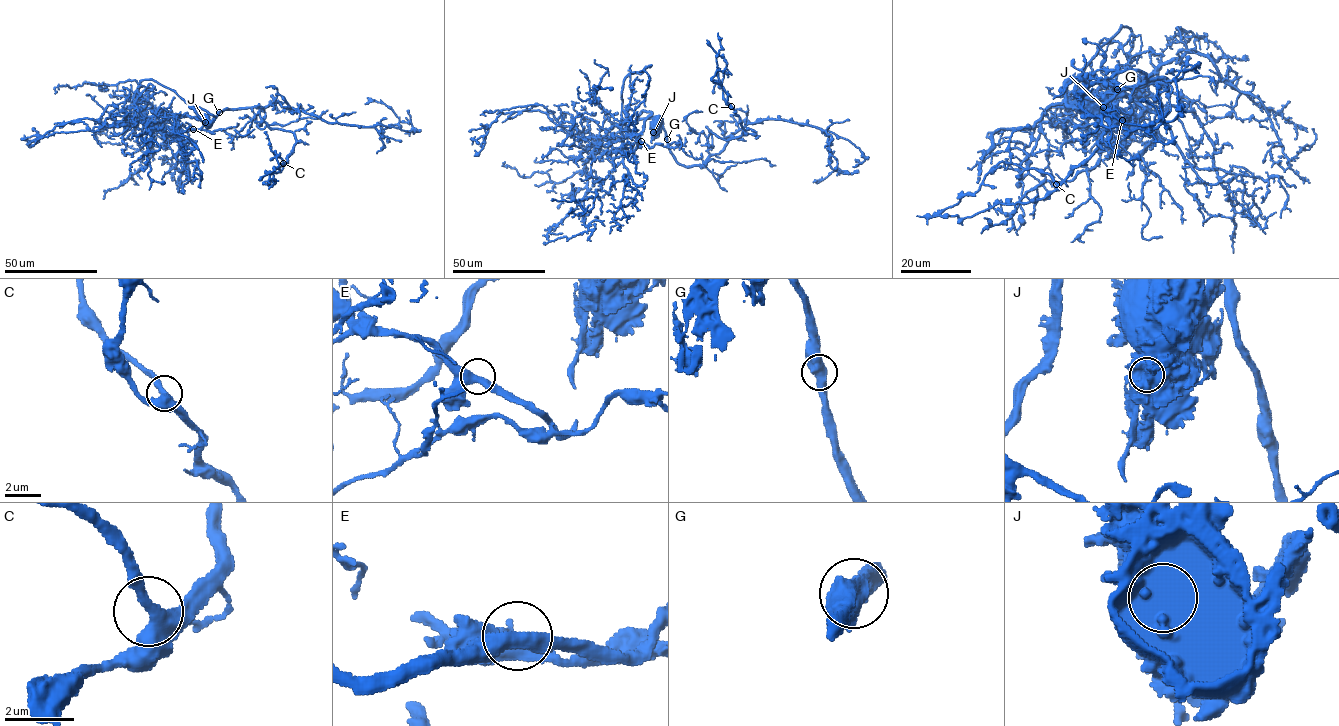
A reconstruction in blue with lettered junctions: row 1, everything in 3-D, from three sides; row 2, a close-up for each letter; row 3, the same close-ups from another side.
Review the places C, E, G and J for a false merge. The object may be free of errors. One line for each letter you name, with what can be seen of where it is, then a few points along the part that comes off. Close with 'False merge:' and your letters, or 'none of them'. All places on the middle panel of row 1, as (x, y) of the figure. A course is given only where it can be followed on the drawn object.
J: Place: (653, 132). Course of the part to remove: (654, 132), (659, 115)
False merge: J

